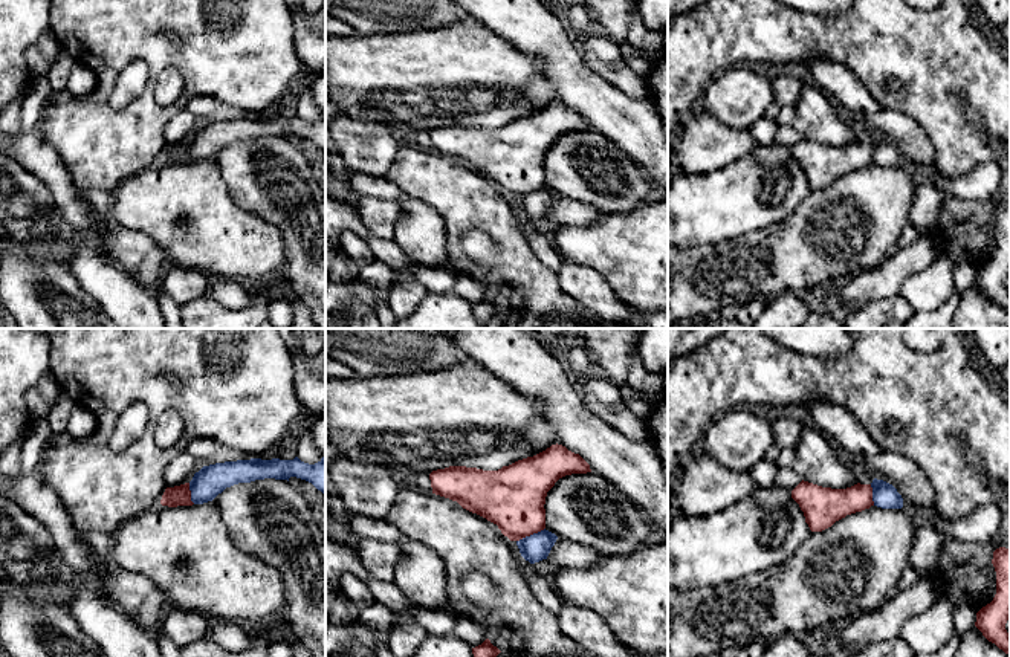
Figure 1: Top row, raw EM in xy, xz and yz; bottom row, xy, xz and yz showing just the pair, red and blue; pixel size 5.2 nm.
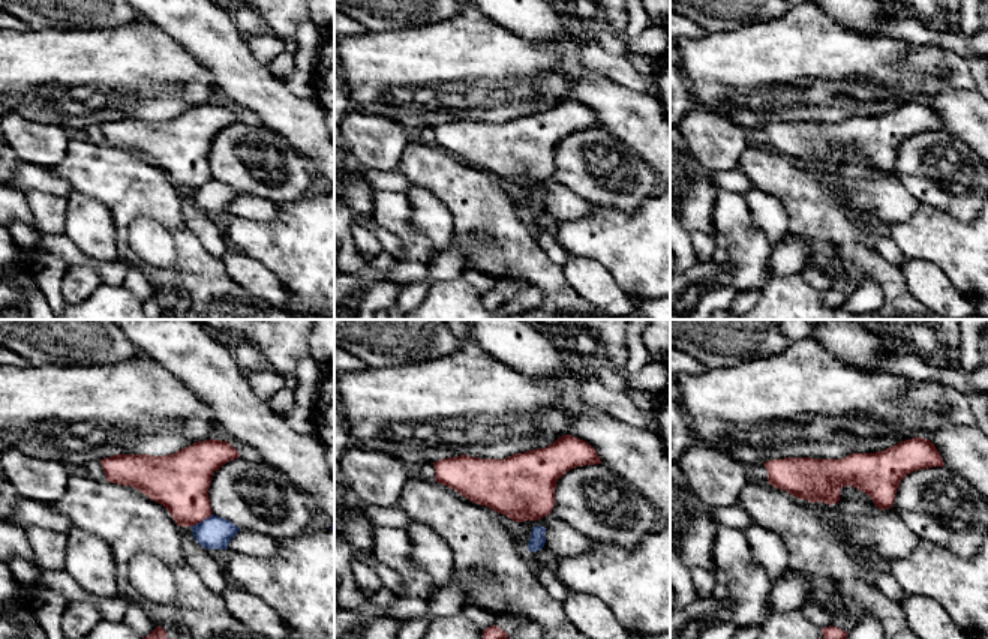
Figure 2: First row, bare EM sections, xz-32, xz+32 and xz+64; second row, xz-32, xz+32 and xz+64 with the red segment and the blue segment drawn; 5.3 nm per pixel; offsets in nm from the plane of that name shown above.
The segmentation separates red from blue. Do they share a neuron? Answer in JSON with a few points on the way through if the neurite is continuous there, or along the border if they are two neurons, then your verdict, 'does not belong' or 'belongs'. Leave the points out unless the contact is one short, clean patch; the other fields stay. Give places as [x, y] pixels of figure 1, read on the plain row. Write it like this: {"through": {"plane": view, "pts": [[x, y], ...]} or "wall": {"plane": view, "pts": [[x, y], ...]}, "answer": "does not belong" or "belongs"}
{"wall": {"plane": "xz", "pts": [[544, 185], [517, 199]]}, "answer": "does not belong"}

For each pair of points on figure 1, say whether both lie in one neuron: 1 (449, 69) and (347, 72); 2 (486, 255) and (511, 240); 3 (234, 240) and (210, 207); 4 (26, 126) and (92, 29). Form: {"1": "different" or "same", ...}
{"1": "same", "2": "different", "3": "same", "4": "different"}

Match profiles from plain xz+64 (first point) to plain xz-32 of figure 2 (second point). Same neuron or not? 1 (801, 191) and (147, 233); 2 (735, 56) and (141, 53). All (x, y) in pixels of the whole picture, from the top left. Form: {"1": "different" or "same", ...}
{"1": "different", "2": "same"}

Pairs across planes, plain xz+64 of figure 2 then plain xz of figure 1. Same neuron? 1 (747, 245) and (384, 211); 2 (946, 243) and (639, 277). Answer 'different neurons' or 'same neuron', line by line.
1: same neuron
2: same neuron

